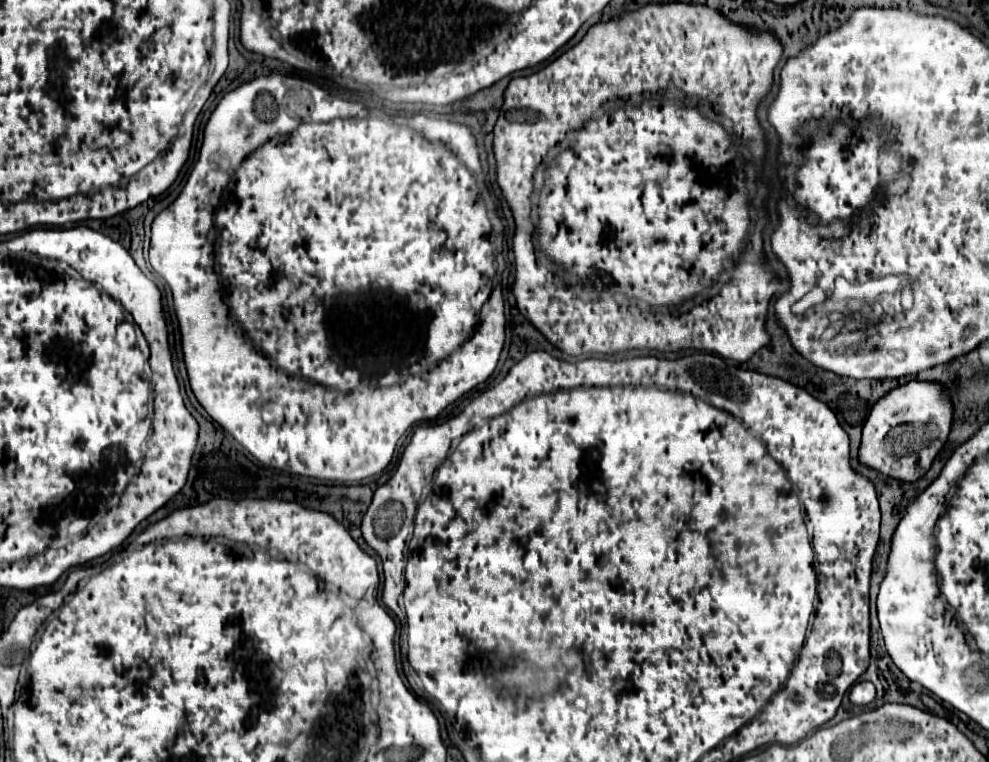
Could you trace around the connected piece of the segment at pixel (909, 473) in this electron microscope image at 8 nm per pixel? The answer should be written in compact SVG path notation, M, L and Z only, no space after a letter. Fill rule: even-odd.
M910 381L900 385L872 407L862 429L860 461L884 475L902 481L916 481L930 469L936 453L946 443L950 421L950 397L938 383ZM886 435L890 435L890 439L886 439Z

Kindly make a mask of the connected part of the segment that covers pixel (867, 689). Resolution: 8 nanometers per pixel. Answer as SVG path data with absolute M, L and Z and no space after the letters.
M868 681L856 683L852 687L852 691L850 691L852 705L868 705L868 703L874 701L874 697L876 697L876 687L872 683L868 683Z

